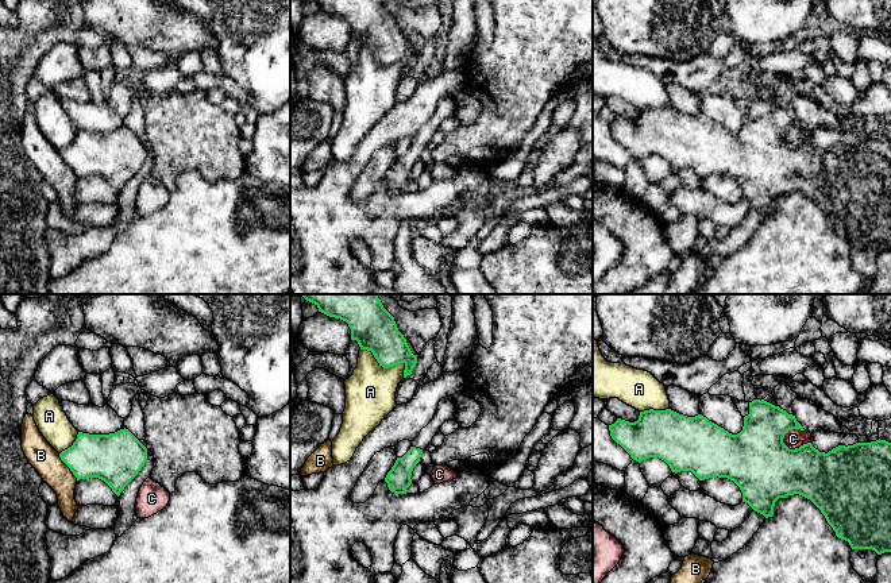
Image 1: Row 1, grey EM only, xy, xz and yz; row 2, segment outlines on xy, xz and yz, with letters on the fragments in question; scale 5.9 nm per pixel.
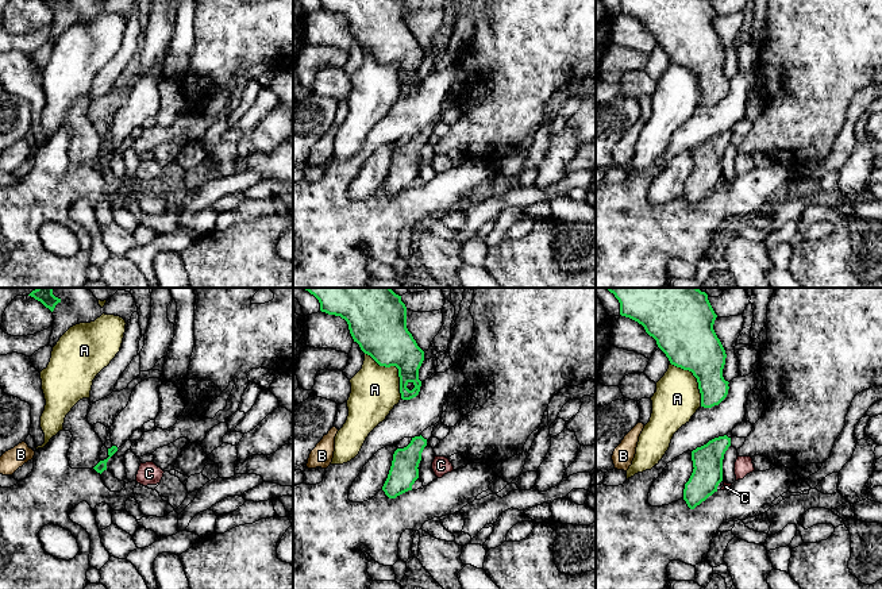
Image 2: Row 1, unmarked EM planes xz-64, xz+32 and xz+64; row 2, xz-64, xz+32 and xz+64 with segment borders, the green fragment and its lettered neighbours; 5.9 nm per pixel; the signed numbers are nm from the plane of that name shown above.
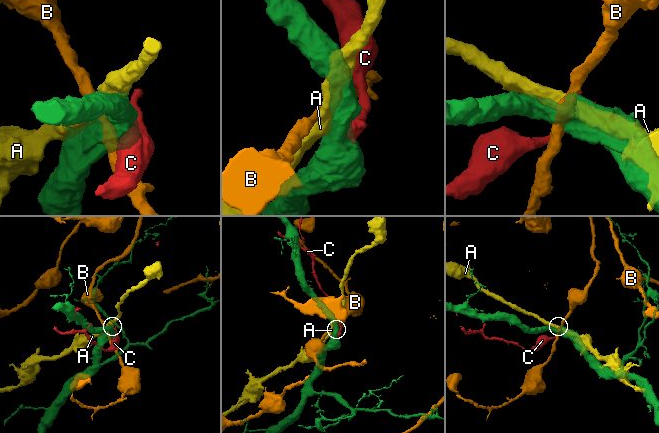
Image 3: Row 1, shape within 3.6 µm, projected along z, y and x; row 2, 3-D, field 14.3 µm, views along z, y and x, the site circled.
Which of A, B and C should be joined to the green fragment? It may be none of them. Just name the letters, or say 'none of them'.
none of them

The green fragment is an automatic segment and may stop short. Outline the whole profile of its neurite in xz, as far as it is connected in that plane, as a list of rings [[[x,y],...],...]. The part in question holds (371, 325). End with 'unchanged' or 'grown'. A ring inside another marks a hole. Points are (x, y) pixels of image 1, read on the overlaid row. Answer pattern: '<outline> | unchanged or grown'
[[[301,294],[315,304],[319,312],[346,321],[351,329],[351,340],[356,340],[360,350],[371,351],[383,368],[404,363],[404,378],[412,374],[417,355],[413,355],[406,339],[398,331],[394,317],[383,308],[377,294]]] | unchanged

